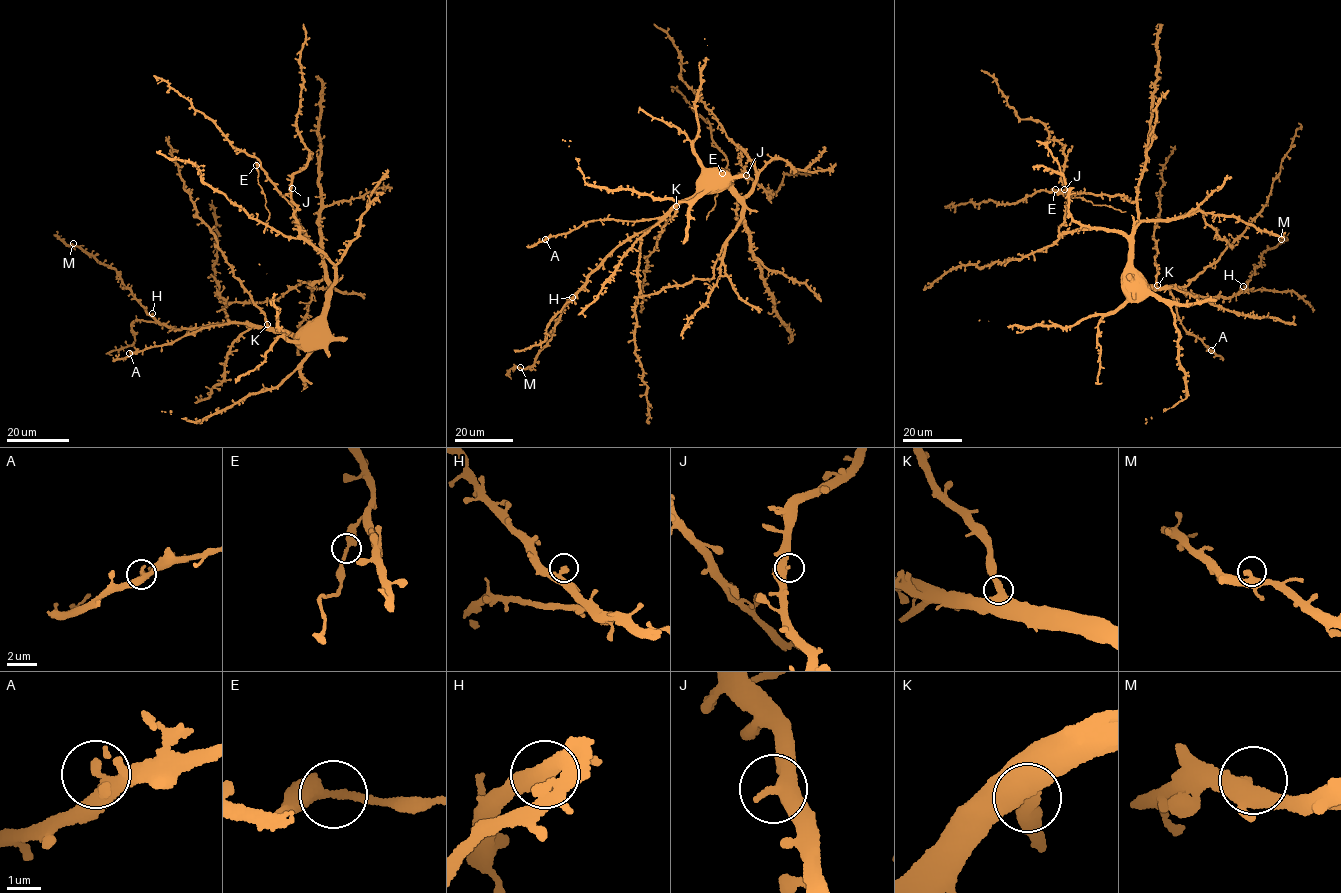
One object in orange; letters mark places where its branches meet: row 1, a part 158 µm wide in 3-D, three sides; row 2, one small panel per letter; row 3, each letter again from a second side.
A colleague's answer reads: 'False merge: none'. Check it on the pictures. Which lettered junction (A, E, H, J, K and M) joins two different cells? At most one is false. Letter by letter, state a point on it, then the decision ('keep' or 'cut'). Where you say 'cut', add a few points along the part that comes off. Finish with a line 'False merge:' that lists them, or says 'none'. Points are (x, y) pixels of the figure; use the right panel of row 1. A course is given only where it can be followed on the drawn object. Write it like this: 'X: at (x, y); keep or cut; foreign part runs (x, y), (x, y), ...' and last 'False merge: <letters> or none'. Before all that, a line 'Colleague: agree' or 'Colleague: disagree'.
Colleague: disagree
A: at (1211, 350); keep
E: at (1055, 189); cut; foreign part runs (1055, 190), (1065, 190), (1071, 197), (1082, 198), (1094, 204), (1126, 211)
H: at (1243, 286); keep
J: at (1064, 189); keep
K: at (1157, 285); keep
M: at (1281, 239); keep
False merge: E

